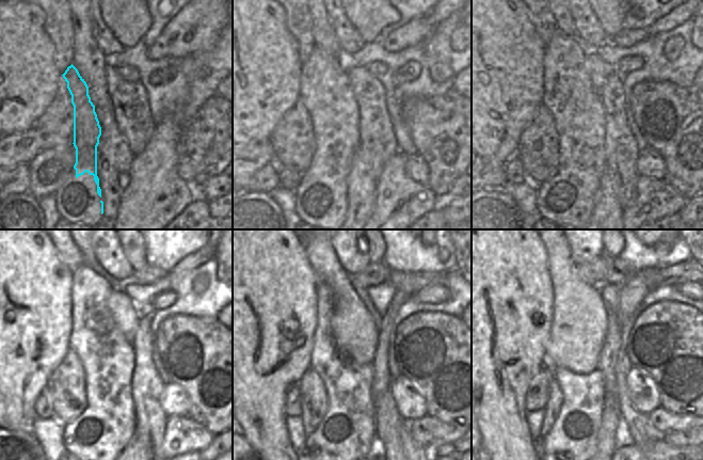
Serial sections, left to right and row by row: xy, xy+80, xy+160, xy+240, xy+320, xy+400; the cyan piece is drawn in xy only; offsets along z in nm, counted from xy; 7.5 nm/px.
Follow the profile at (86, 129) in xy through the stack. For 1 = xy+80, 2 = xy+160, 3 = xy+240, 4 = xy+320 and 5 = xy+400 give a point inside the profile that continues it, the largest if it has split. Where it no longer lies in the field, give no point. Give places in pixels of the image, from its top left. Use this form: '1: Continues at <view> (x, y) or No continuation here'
1: Continues at xy+80 (324, 89)
2: Continues at xy+160 (574, 102)
3: Continues at xy+240 (108, 359)
4: Continues at xy+320 (352, 382)
5: Continues at xy+400 (590, 405)

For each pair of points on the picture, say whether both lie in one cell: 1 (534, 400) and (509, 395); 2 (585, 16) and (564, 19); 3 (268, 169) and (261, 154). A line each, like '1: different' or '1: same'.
1: different
2: different
3: different

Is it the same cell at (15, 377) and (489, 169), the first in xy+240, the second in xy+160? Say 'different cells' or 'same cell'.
different cells

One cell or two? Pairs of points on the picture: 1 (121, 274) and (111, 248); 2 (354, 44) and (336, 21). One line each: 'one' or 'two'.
1: one
2: one

